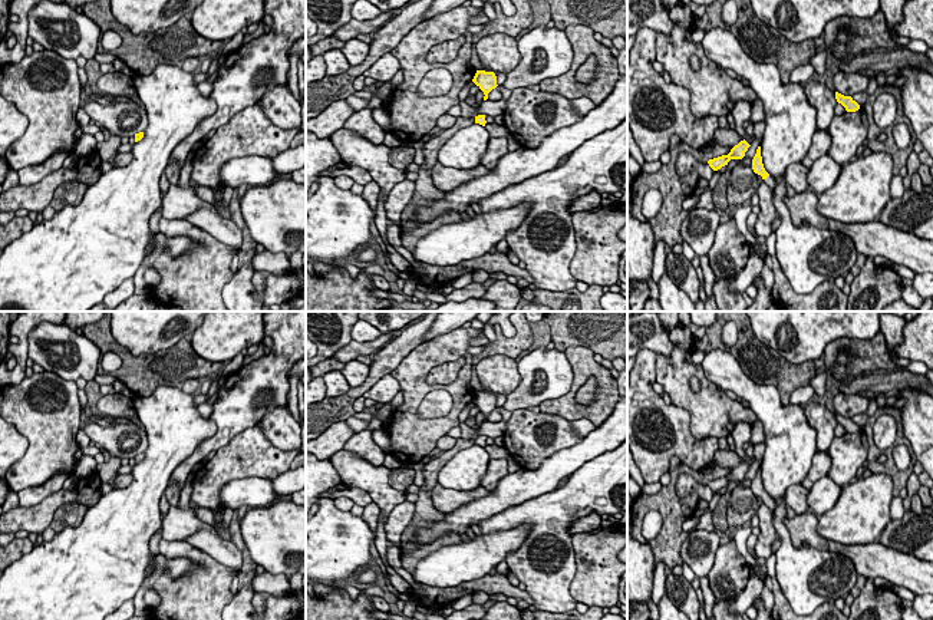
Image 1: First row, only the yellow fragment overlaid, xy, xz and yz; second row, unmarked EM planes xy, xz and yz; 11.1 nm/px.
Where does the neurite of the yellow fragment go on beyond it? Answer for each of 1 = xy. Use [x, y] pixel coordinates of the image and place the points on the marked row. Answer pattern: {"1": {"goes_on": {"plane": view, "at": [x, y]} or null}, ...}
{"1": {"goes_on": null}}

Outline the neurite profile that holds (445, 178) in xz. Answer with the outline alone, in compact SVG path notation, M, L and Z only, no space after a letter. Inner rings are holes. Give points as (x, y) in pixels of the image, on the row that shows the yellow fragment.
M436 162L431 171L433 185L442 191L452 191L475 178L489 174L491 169L479 165L472 169L448 168Z

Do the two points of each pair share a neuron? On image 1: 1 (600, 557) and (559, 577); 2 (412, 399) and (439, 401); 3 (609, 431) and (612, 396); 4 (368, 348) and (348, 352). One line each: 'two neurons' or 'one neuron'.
1: two neurons
2: two neurons
3: two neurons
4: one neuron

